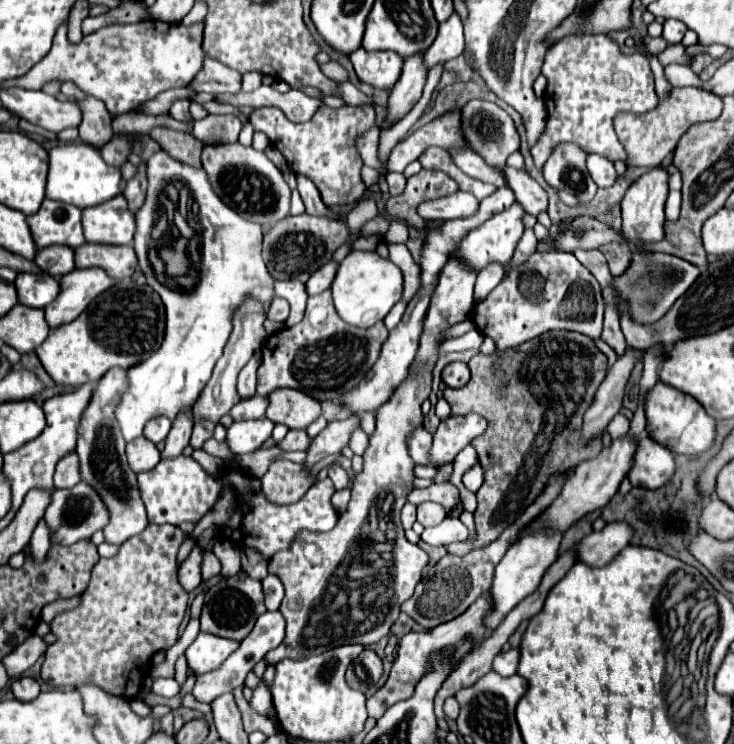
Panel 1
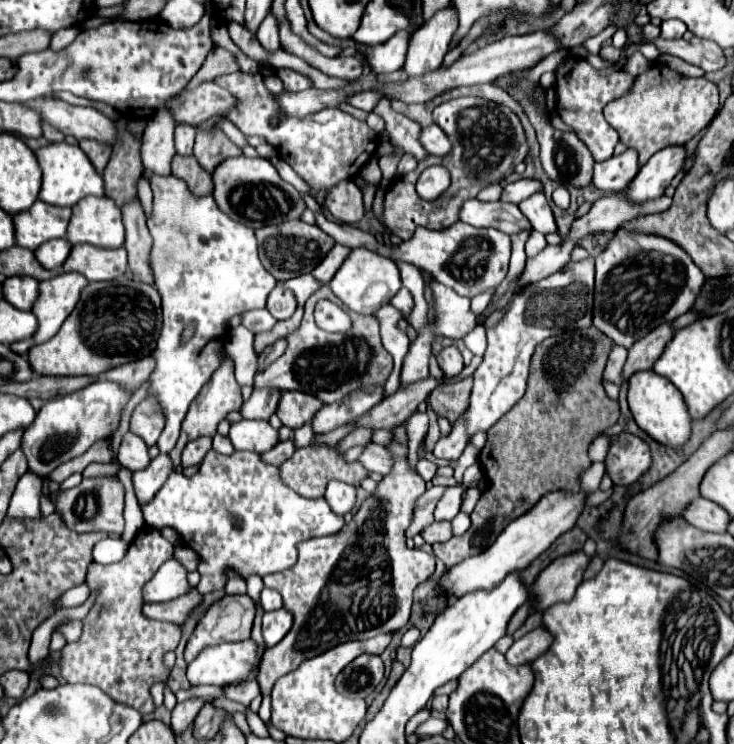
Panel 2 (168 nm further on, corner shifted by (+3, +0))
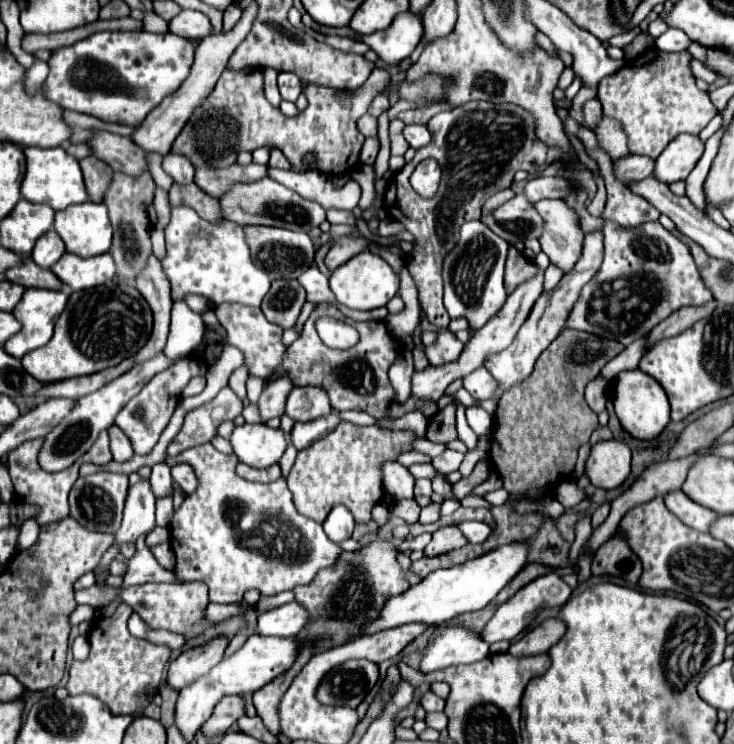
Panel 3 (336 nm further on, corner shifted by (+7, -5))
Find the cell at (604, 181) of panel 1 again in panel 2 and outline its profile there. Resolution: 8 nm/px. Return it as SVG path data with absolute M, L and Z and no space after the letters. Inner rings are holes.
M625 150L619 156L611 156L605 162L595 162L593 168L593 186L605 190L607 194L623 192L629 186L629 180L639 172L637 152Z

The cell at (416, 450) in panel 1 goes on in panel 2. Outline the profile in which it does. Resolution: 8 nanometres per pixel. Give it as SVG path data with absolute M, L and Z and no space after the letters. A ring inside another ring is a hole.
M419 456L417 458L417 472L429 482L435 476L435 472L437 472L437 464L431 462L431 460L427 460L427 458L423 458L423 456Z

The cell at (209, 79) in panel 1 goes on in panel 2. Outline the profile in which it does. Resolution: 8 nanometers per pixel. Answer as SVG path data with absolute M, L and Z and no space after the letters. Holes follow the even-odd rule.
M223 74L217 76L215 82L225 90L233 92L243 104L233 108L227 118L245 134L245 136L261 136L271 146L283 154L283 160L309 184L311 196L317 200L319 206L325 206L325 198L329 190L343 182L355 178L365 162L377 152L377 134L367 126L367 122L353 118L347 112L337 108L325 108L317 114L307 116L305 120L287 118L279 112L277 102L271 98L269 90L263 84L261 74Z

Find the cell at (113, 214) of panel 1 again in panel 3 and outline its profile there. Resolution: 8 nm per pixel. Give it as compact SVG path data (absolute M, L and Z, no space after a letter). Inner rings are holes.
M87 201L81 205L69 205L69 209L55 213L53 227L69 253L95 257L107 253L111 247L113 229L103 203Z

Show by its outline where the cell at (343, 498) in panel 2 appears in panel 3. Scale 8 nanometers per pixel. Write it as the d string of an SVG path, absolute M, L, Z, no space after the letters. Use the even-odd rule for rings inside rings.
M335 505L335 509L329 513L329 517L323 523L327 537L333 543L341 543L341 541L349 539L353 533L353 527L355 527L353 515L343 505Z

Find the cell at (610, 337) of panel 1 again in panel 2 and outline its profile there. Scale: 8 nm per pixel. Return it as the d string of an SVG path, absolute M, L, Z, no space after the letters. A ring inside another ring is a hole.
M615 344L611 348L609 360L607 360L607 366L605 366L605 372L603 372L603 380L611 380L615 384L621 384L621 368L625 364L625 358L627 358L627 348Z

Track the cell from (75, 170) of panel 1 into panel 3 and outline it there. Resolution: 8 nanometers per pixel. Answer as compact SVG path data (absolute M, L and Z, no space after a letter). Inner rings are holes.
M27 147L25 149L25 159L27 159L27 169L21 185L21 195L27 201L33 203L47 203L55 211L65 209L75 203L85 203L87 193L83 185L83 175L79 161L65 153L63 147L53 147L53 149L41 149L41 147Z

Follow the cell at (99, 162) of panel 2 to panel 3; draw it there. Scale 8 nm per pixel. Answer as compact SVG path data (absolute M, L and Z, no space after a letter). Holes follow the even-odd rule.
M97 157L81 159L81 169L83 169L83 181L85 181L85 189L87 189L89 201L101 203L111 179L113 179L113 169L107 167Z

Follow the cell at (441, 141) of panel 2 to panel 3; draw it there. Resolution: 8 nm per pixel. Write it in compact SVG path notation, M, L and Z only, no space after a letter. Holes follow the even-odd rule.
M417 123L405 125L403 135L405 135L407 143L409 143L413 149L419 149L421 145L427 145L427 143L429 143L429 137L431 137L429 129L427 129L425 125L417 125Z

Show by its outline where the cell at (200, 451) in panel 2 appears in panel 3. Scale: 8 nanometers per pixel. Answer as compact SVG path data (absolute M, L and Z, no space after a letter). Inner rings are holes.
M185 463L175 465L175 467L171 469L171 473L173 473L175 483L177 483L187 495L191 495L191 493L197 489L197 477L195 477L195 471L193 471L191 465L185 465Z

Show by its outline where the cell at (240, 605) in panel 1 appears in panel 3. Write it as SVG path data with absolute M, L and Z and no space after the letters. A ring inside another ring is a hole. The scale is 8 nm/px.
M215 639L205 647L183 651L167 671L167 687L181 691L185 685L191 685L205 673L209 673L217 661L221 661L227 647L225 639Z

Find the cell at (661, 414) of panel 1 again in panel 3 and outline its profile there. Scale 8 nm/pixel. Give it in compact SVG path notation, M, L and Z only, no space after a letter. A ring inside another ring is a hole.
M641 369L621 371L617 375L613 385L613 405L621 421L621 427L635 439L655 439L671 421L667 393L661 389L661 385L653 377L649 377L647 373L641 373Z

